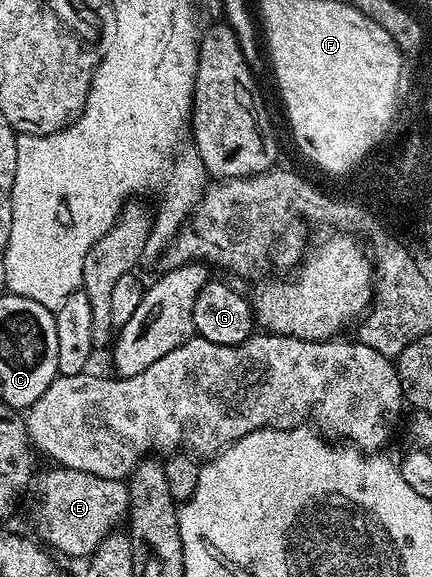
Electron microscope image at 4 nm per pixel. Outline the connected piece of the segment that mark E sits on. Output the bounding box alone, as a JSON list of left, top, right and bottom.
[29,467,131,559]

